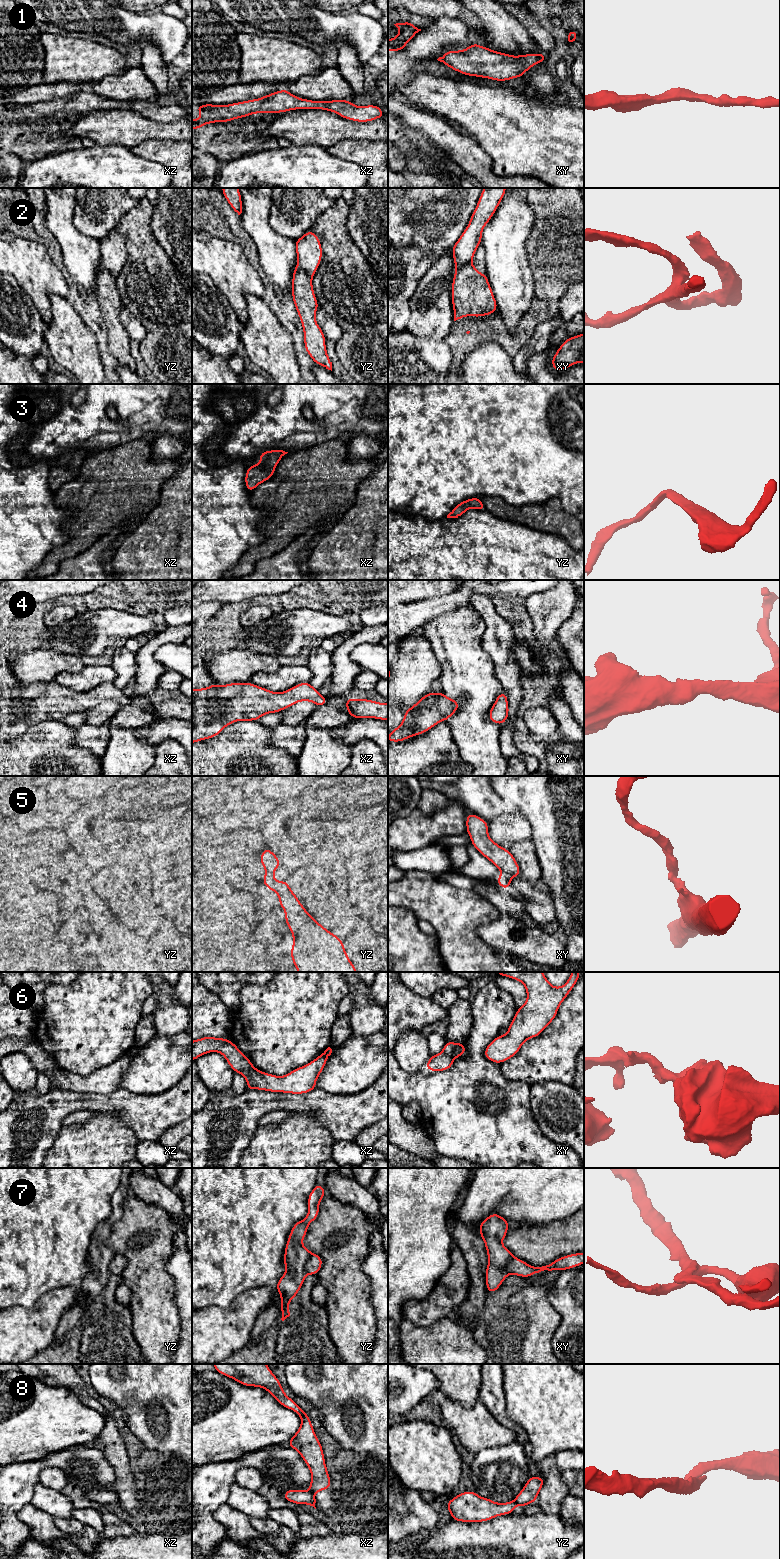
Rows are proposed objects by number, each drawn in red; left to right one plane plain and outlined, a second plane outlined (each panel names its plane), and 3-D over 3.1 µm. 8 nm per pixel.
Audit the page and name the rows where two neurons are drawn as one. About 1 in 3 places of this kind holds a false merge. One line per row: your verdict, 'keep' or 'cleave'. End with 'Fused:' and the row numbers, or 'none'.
1: keep
2: keep
3: keep
4: keep
5: cleave
6: cleave
7: cleave
8: cleave
Fused: 5, 6, 7, 8

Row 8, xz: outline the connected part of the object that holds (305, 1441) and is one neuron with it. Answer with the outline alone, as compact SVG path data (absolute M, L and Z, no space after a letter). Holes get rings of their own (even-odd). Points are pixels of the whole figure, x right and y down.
M212 1364L215 1370L238 1383L249 1387L261 1387L268 1391L285 1408L296 1412L301 1418L301 1425L287 1445L298 1451L309 1467L311 1483L309 1491L321 1492L332 1488L330 1476L325 1464L322 1445L316 1436L308 1414L289 1398L279 1381L266 1364Z

